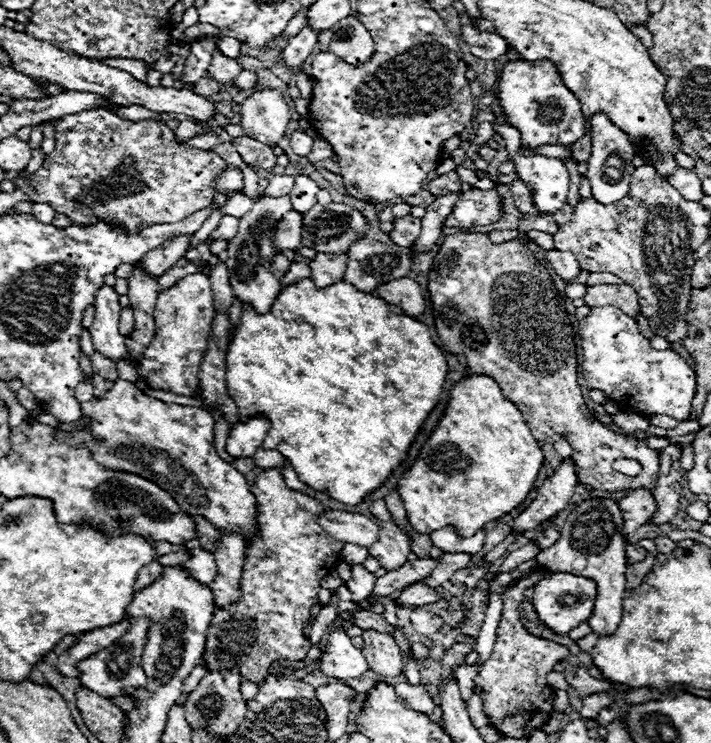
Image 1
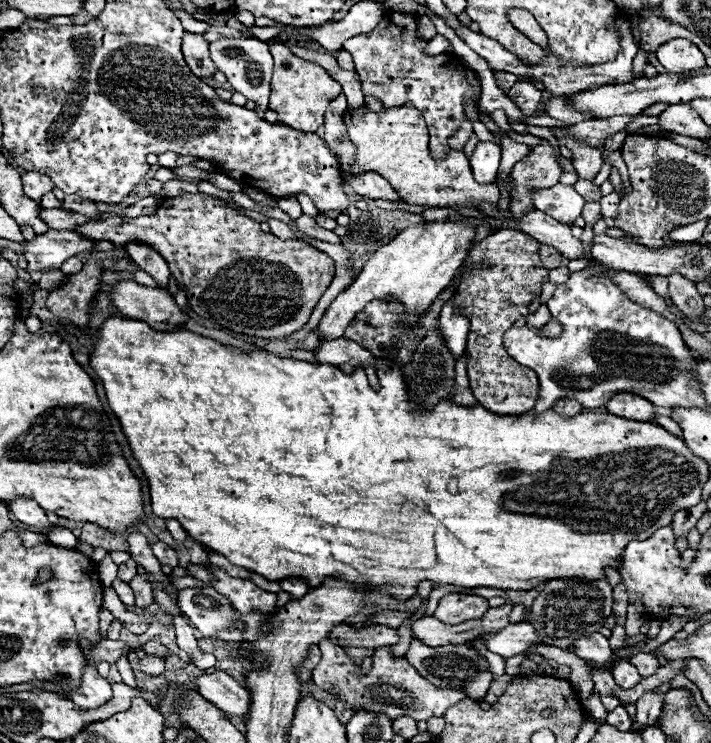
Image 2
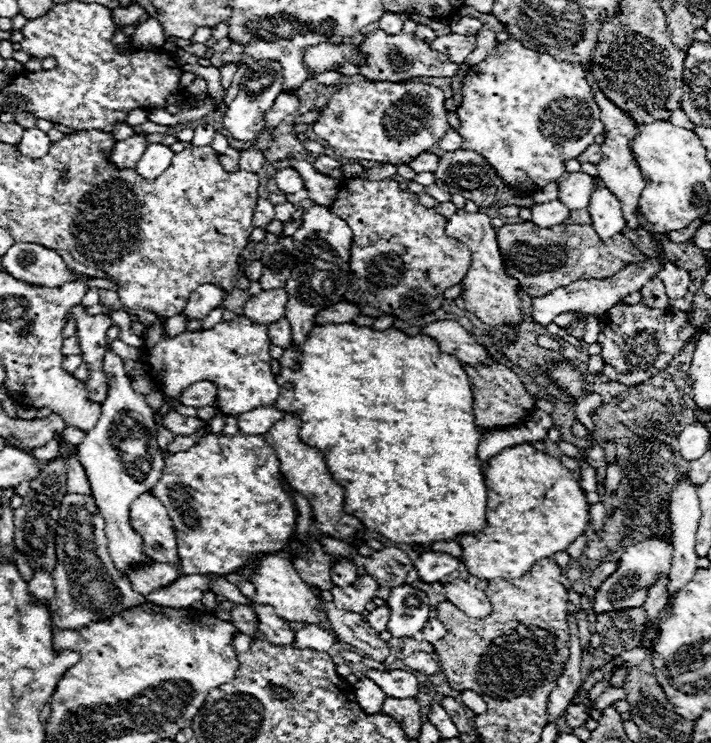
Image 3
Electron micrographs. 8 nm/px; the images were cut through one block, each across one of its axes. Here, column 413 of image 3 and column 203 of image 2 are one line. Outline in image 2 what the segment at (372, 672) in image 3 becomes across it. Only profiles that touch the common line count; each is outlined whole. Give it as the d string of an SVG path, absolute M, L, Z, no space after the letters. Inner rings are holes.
M216 670L212 674L202 674L196 678L198 692L232 716L244 716L250 706L250 694L244 686L240 686L230 674Z

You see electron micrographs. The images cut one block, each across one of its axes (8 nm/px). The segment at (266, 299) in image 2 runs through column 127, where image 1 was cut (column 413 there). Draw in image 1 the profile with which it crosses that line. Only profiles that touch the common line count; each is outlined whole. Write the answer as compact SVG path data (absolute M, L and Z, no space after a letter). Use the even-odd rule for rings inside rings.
M404 216L404 218L394 218L394 230L390 232L390 238L398 246L410 248L422 232L422 220L414 216Z

